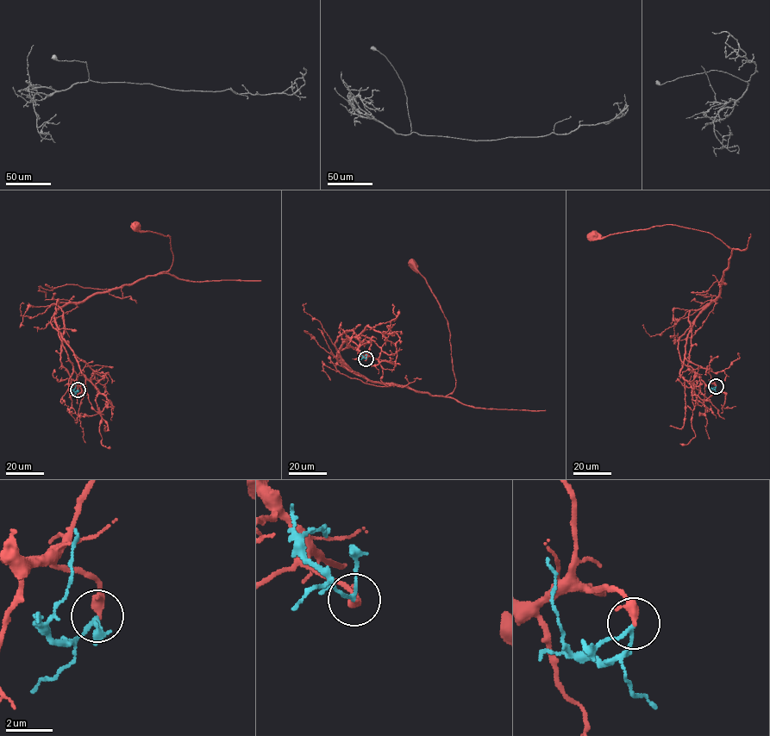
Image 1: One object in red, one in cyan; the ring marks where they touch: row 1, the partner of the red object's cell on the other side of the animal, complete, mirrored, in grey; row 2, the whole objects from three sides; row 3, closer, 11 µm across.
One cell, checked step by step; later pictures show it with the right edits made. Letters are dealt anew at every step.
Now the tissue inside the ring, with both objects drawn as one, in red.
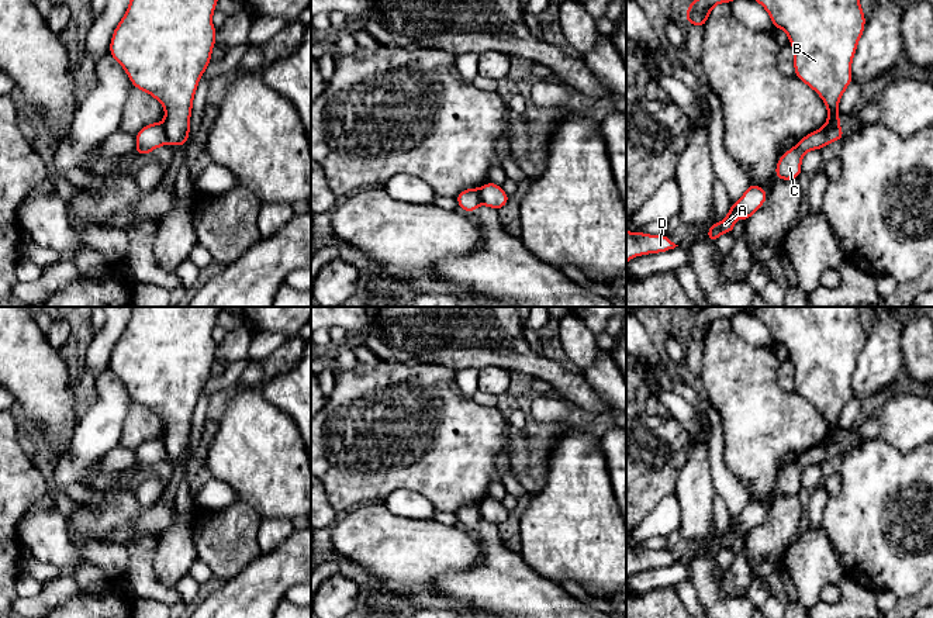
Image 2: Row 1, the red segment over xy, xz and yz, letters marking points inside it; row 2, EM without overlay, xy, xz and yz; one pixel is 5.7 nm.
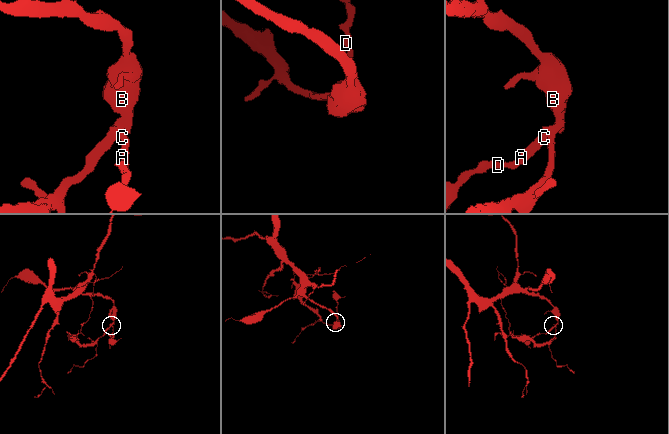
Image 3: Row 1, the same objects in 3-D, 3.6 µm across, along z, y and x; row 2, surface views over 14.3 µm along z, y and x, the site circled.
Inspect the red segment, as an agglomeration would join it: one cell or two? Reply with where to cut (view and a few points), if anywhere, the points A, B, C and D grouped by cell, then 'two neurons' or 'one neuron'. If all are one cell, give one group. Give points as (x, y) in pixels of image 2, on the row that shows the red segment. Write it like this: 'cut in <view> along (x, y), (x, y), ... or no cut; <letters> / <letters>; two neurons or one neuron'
cut in xy along (162, 123), (169, 142); A C D / B; two neurons

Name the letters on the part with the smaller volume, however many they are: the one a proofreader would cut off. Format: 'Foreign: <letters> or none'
Foreign: A, C, D

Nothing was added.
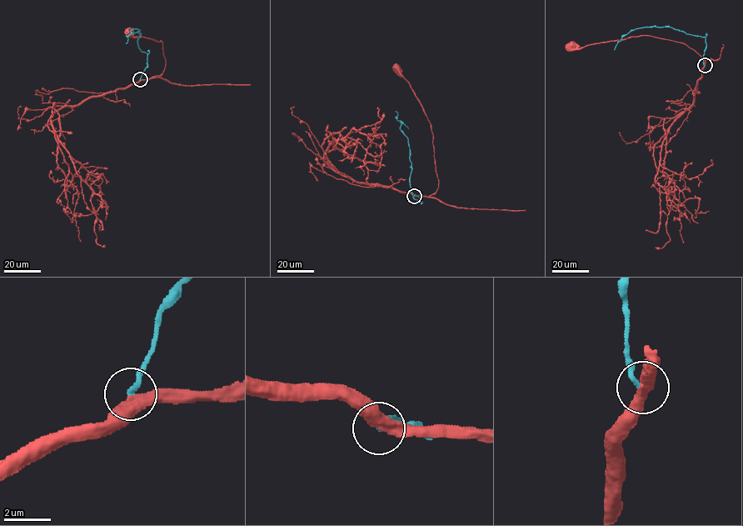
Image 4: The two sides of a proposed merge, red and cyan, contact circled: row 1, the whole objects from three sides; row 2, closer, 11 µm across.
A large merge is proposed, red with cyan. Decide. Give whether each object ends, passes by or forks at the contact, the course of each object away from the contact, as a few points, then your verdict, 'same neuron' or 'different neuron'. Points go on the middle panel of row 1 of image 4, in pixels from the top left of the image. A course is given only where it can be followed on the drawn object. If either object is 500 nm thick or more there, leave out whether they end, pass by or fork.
red passes by; cyan ends; course red (414, 196), (431, 195), (438, 187), (433, 136), (423, 107), (397, 69); course cyan (414, 196), (421, 201), (413, 198), (411, 192), (408, 139), (400, 129), (396, 111); different neuron

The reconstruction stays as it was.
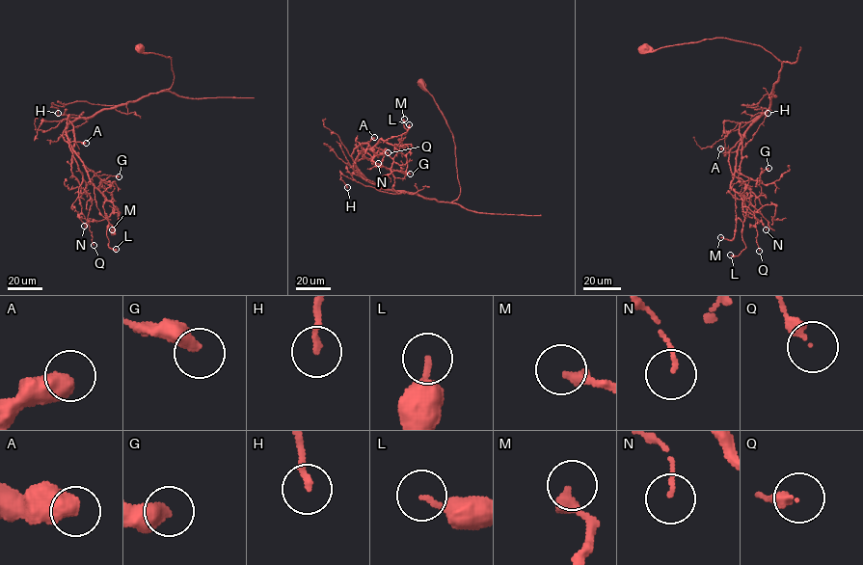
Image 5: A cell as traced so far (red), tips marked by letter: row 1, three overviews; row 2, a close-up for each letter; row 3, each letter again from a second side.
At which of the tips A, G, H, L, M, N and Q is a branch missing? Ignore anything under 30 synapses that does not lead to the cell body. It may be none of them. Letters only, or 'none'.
none

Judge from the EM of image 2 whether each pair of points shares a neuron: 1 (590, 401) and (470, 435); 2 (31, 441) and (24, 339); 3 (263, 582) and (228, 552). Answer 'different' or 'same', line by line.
1: different
2: different
3: different

